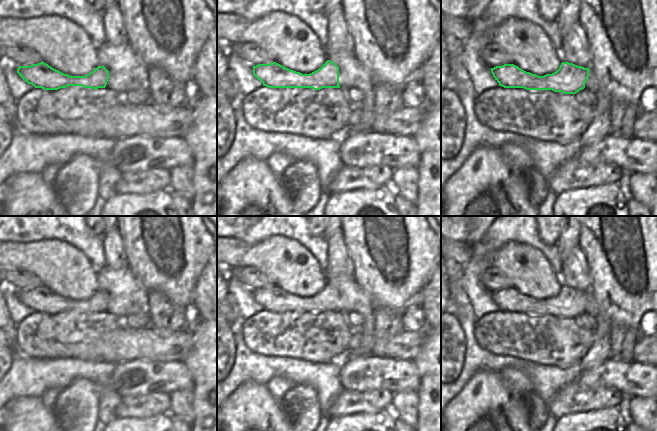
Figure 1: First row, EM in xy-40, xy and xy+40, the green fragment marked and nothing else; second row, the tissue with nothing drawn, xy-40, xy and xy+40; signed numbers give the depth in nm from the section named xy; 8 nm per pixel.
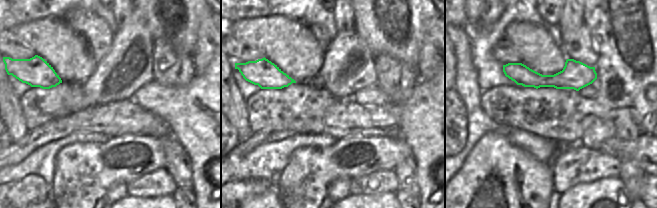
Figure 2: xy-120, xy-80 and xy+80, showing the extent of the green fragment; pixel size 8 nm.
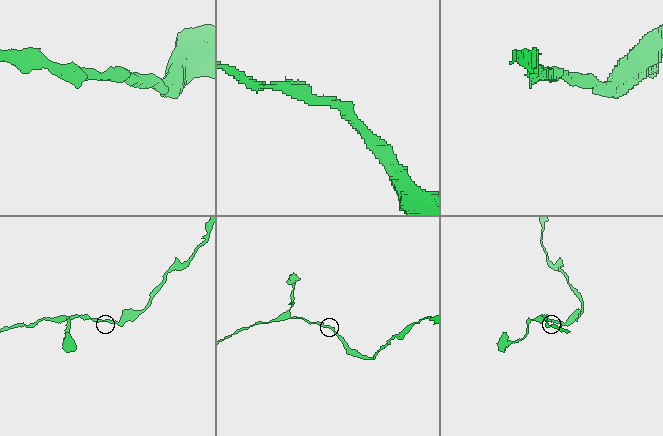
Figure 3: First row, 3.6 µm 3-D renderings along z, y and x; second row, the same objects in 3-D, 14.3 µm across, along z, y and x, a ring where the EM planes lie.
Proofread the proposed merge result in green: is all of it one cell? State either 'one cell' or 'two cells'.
one cell

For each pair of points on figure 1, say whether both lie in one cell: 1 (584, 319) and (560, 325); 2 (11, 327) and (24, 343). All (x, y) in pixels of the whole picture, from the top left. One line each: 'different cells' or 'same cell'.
1: different cells
2: different cells

